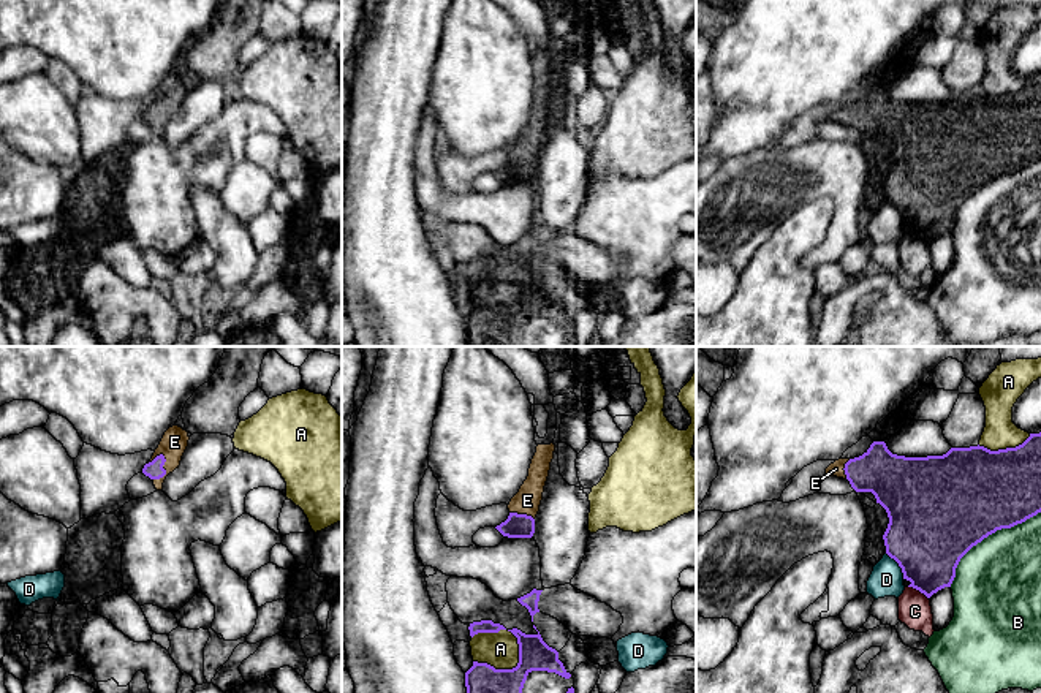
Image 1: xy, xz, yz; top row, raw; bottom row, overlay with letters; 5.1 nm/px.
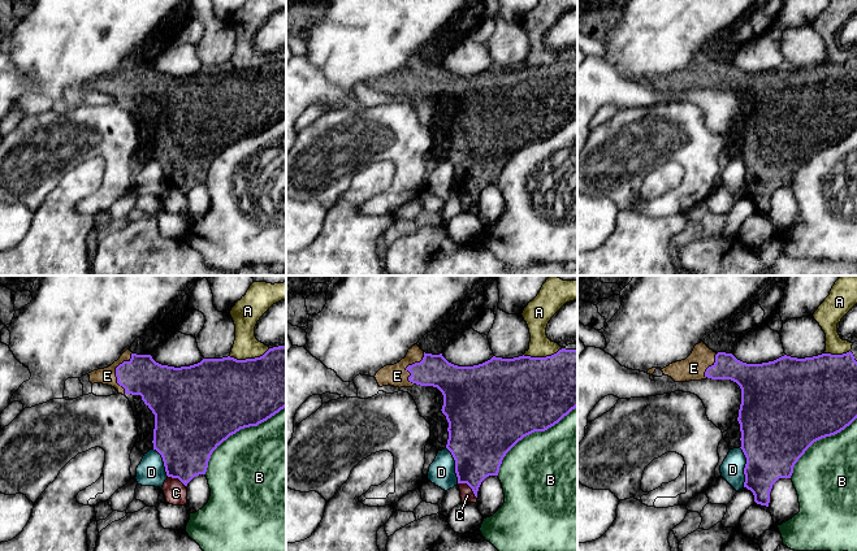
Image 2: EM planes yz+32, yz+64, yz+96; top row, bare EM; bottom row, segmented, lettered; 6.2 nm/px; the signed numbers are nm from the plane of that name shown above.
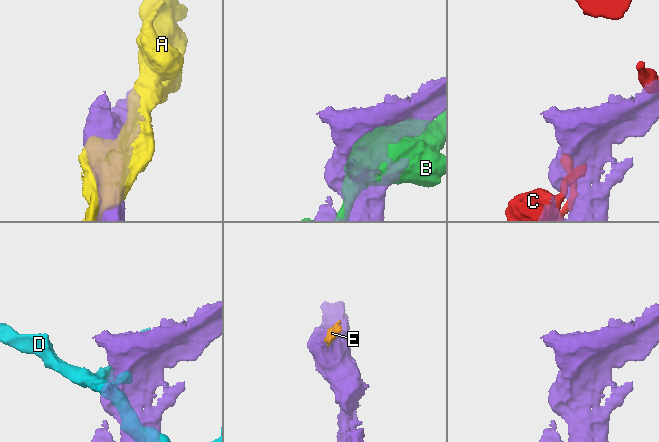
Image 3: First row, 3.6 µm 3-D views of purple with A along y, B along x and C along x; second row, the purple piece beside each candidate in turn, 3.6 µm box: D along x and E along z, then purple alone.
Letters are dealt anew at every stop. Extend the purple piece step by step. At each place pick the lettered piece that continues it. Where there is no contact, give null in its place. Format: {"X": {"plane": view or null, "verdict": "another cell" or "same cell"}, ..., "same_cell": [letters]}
{"A": {"plane": "xz", "verdict": "another cell"}, "B": {"plane": "yz", "verdict": "another cell"}, "C": {"plane": "yz", "verdict": "another cell"}, "D": {"plane": "yz", "verdict": "another cell"}, "E": {"plane": "xy", "verdict": "same cell"}, "same_cell": ["E"]}

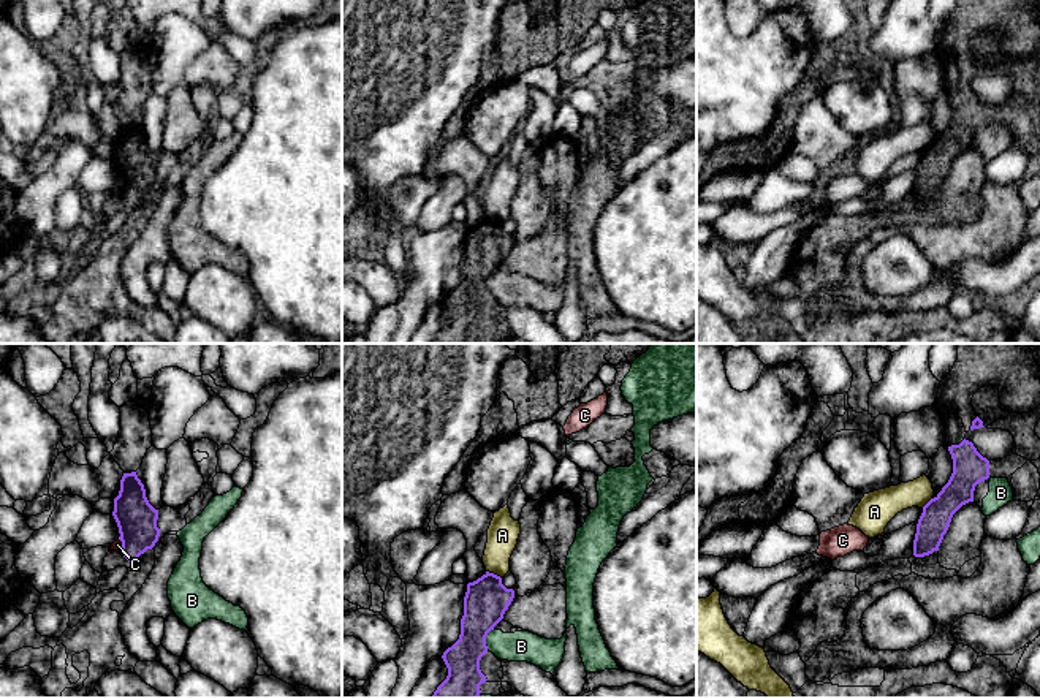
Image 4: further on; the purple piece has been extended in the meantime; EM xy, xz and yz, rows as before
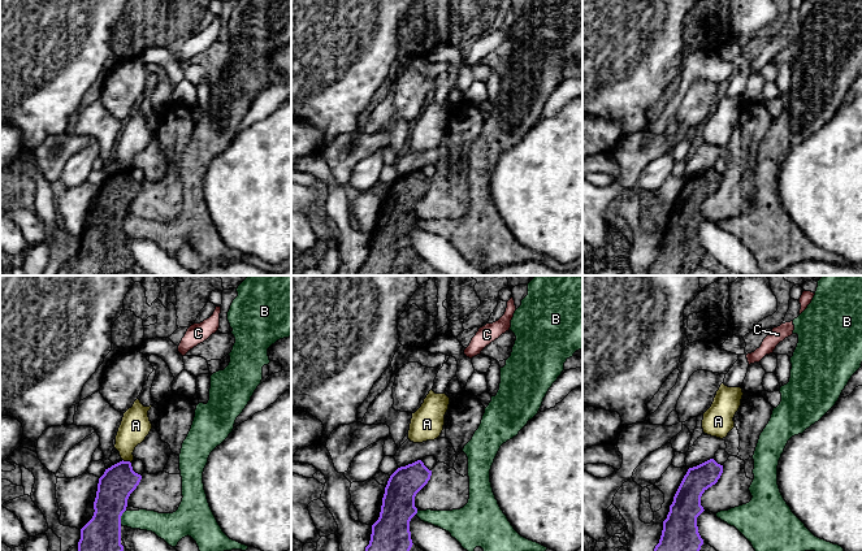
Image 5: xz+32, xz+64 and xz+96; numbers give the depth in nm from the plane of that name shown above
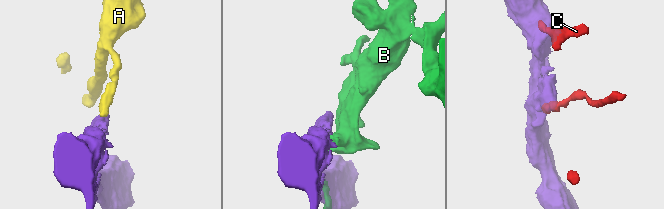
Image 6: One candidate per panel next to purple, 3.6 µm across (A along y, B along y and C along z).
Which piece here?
{"A": {"plane": "xz", "verdict": "another cell"}, "B": {"plane": "xz", "verdict": "another cell"}, "C": {"plane": "xy", "verdict": "another cell"}, "same_cell": []}

